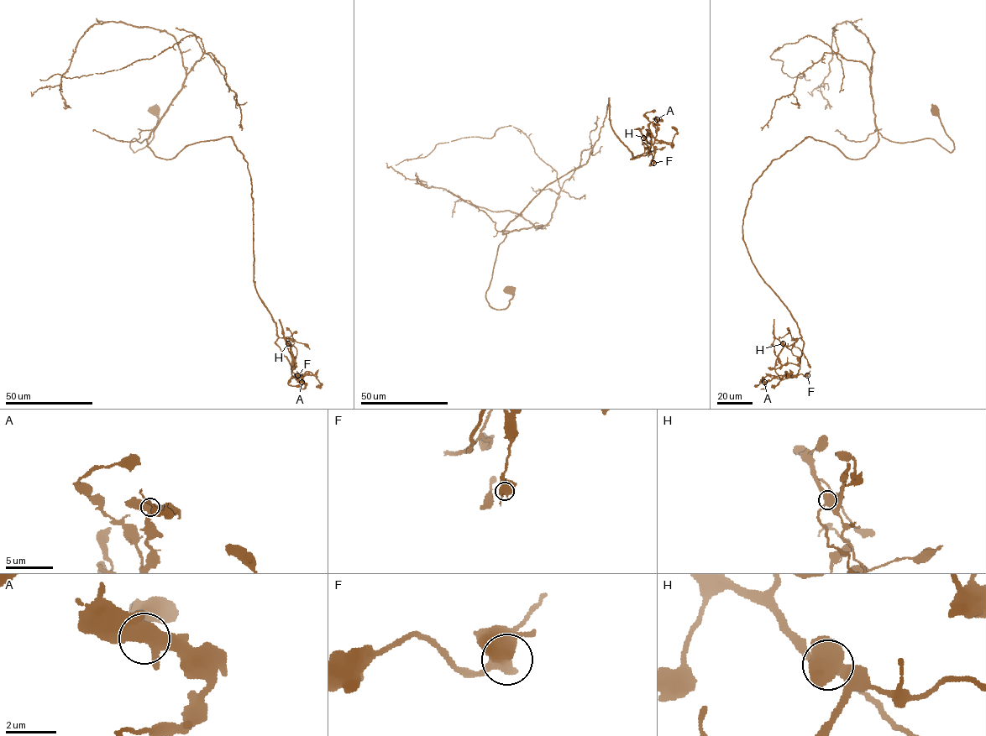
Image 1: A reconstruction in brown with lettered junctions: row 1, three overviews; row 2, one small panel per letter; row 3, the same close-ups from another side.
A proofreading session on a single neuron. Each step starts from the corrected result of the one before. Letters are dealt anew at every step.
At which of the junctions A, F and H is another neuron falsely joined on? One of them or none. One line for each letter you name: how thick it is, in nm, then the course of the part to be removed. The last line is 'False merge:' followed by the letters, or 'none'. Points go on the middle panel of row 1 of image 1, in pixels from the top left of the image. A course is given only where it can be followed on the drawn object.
H: 550 nm thick; foreign part runs (643, 138), (646, 138), (647, 130), (658, 140), (671, 143), (677, 132), (671, 127)
False merge: H

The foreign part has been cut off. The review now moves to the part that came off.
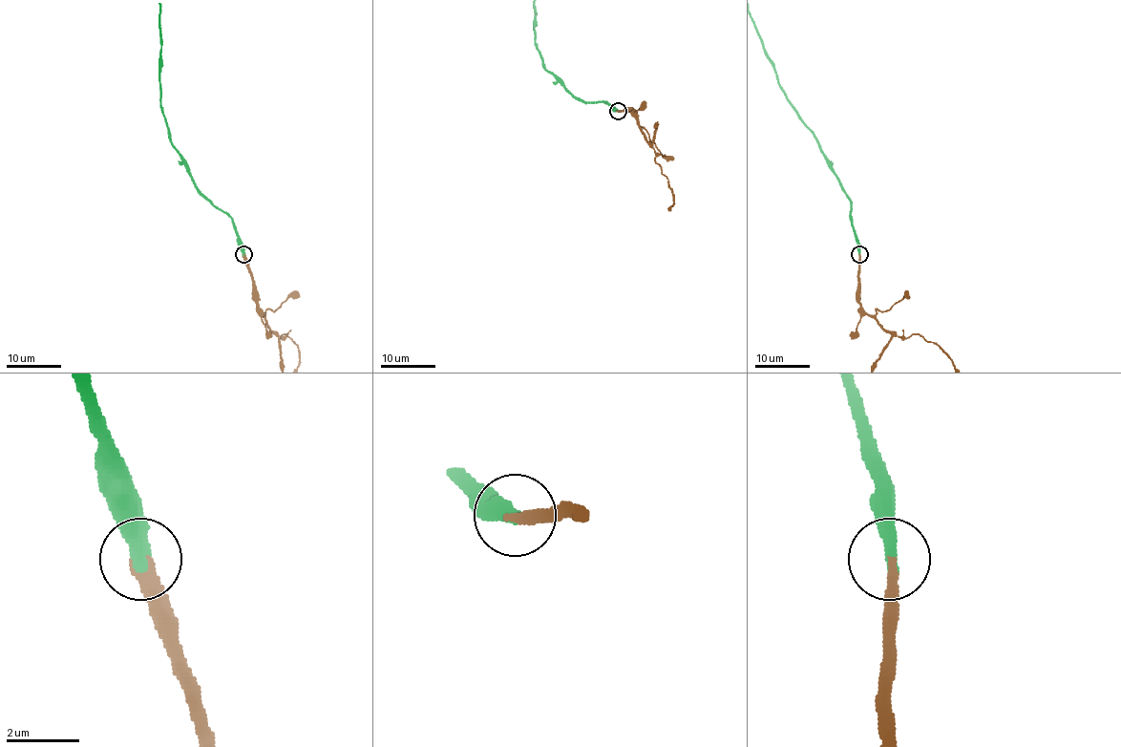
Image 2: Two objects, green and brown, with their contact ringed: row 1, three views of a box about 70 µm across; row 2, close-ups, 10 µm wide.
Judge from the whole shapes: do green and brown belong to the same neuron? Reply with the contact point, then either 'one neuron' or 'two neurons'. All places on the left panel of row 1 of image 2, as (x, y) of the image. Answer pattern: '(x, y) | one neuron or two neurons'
(243, 254) | one neuron

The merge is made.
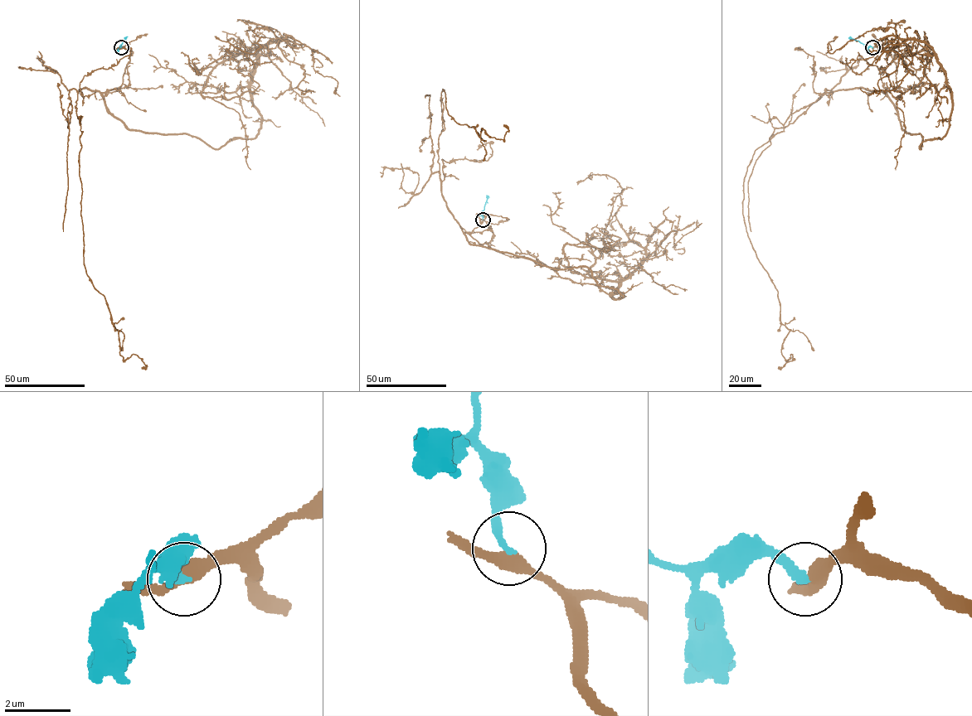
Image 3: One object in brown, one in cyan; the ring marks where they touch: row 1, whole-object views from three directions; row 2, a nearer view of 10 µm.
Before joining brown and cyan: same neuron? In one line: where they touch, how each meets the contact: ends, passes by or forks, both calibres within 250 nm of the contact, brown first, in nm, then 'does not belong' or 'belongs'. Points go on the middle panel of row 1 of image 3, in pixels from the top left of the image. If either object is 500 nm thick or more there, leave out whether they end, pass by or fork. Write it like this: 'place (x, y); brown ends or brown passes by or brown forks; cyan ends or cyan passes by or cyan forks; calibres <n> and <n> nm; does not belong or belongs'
place (483, 220); brown passes by; cyan ends; calibres 400 and 260 nm; belongs

